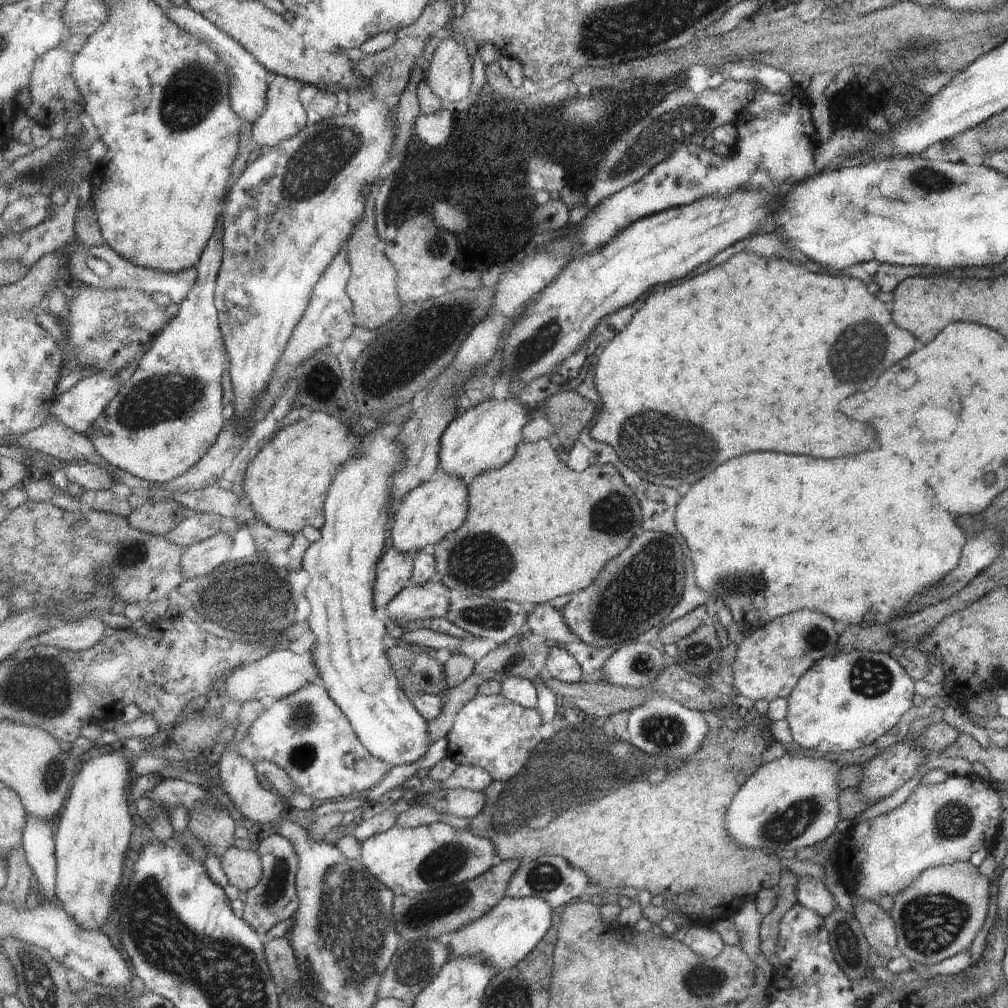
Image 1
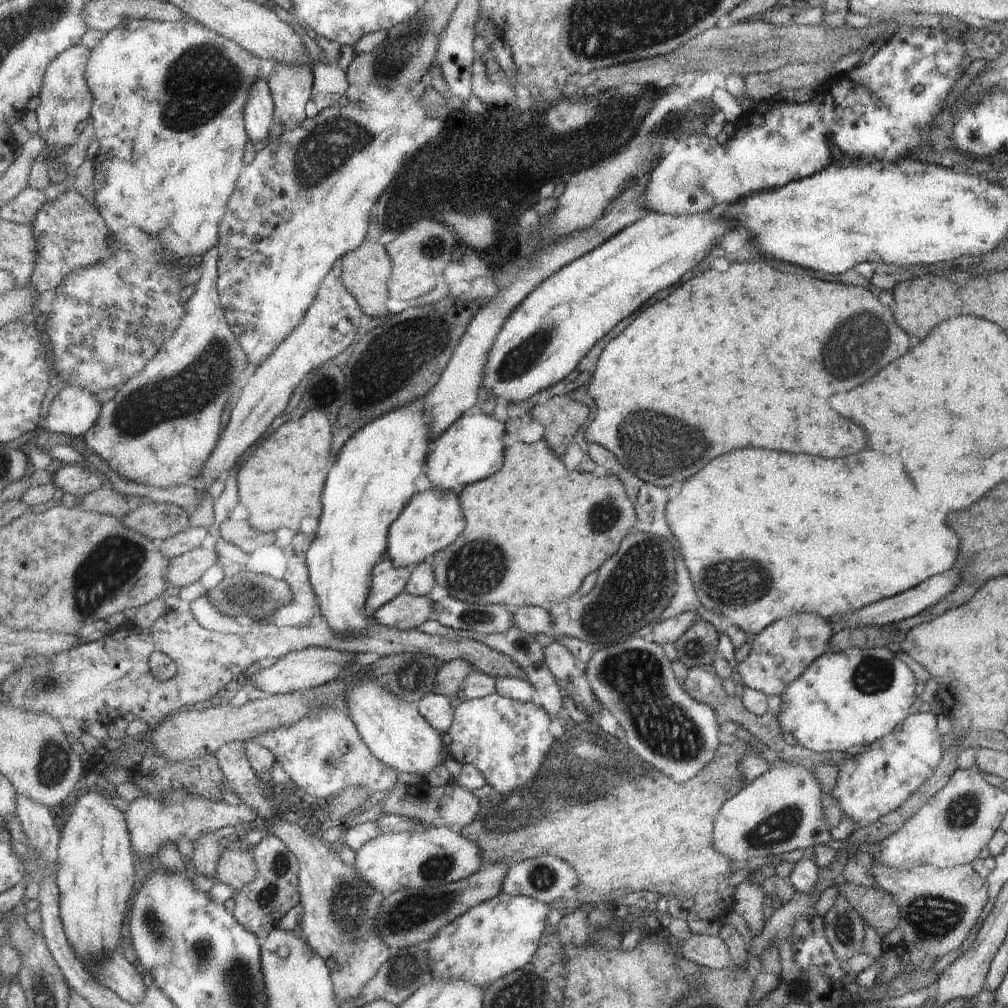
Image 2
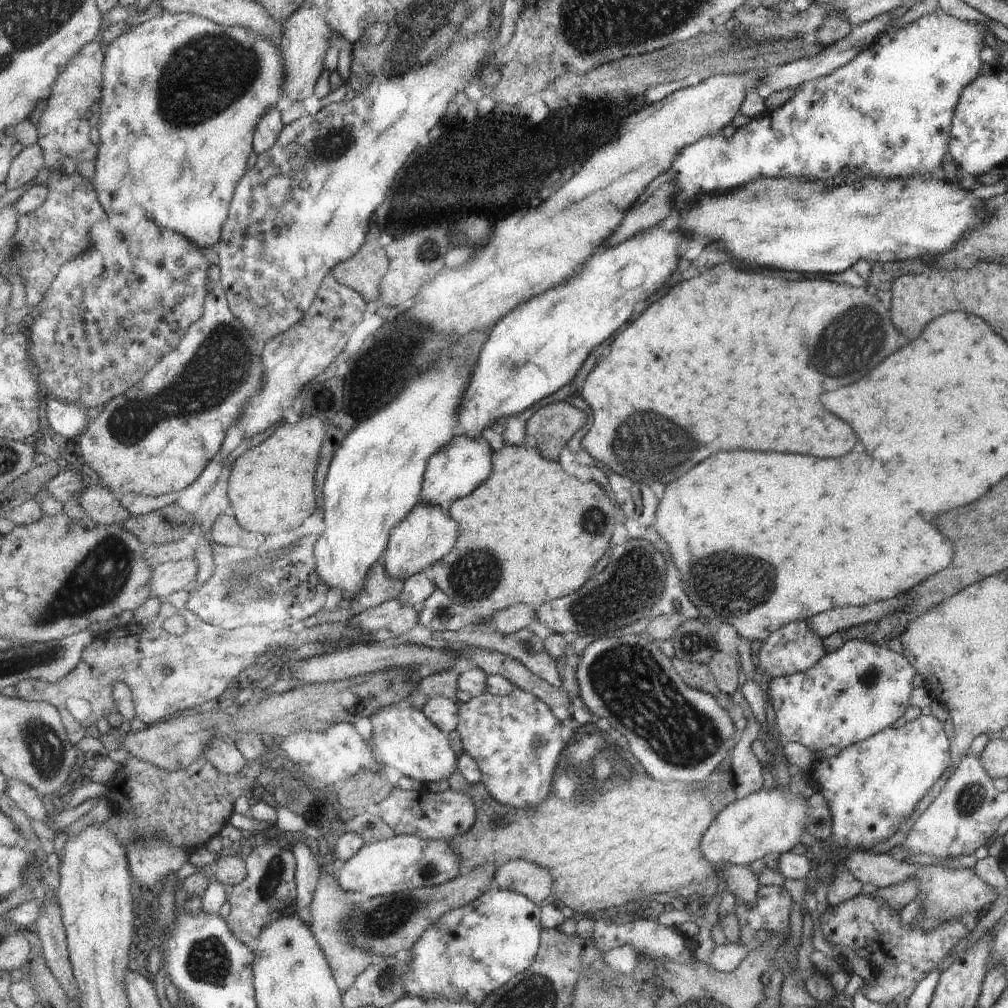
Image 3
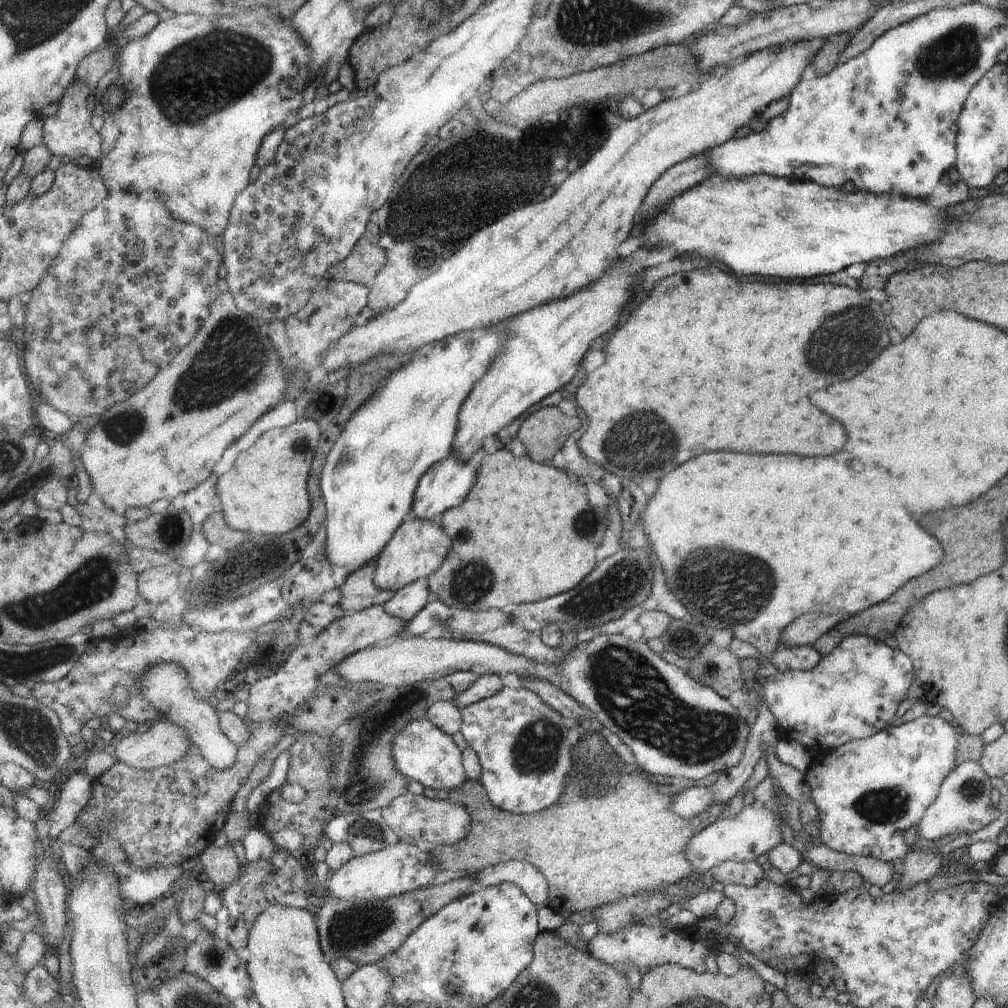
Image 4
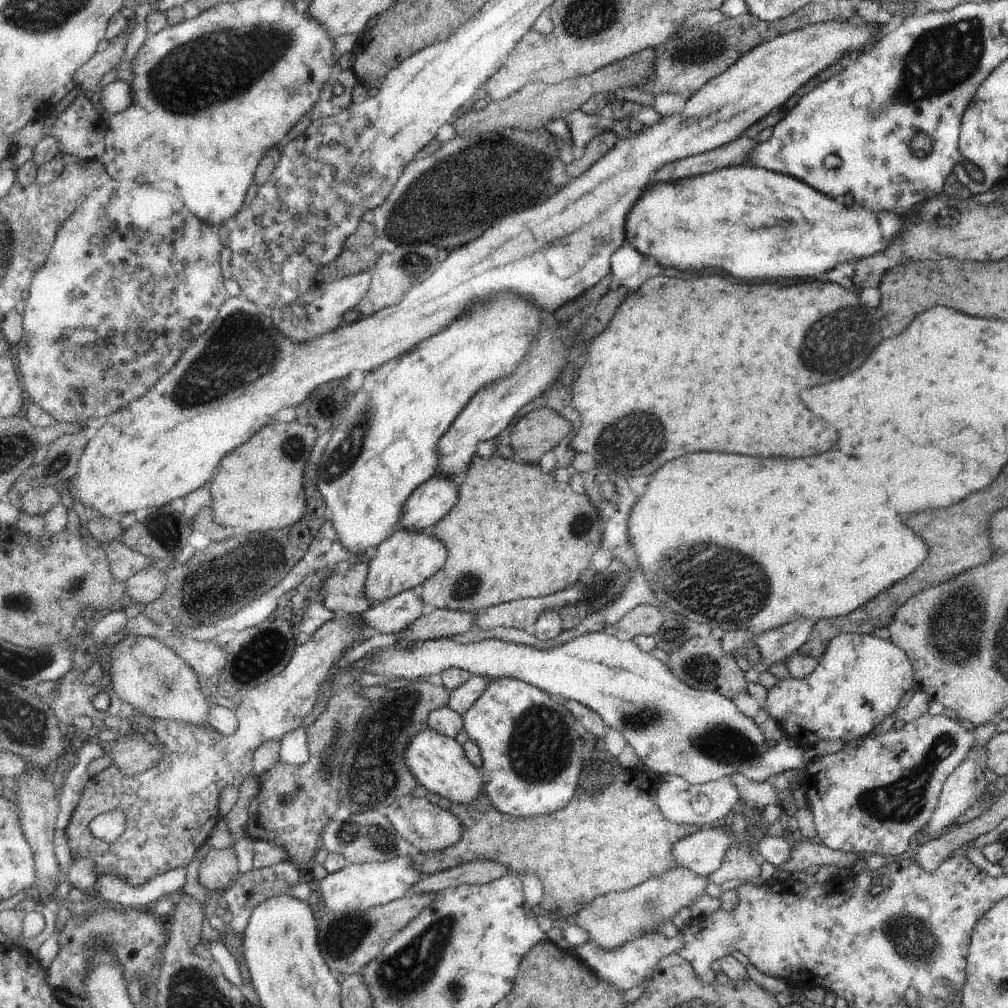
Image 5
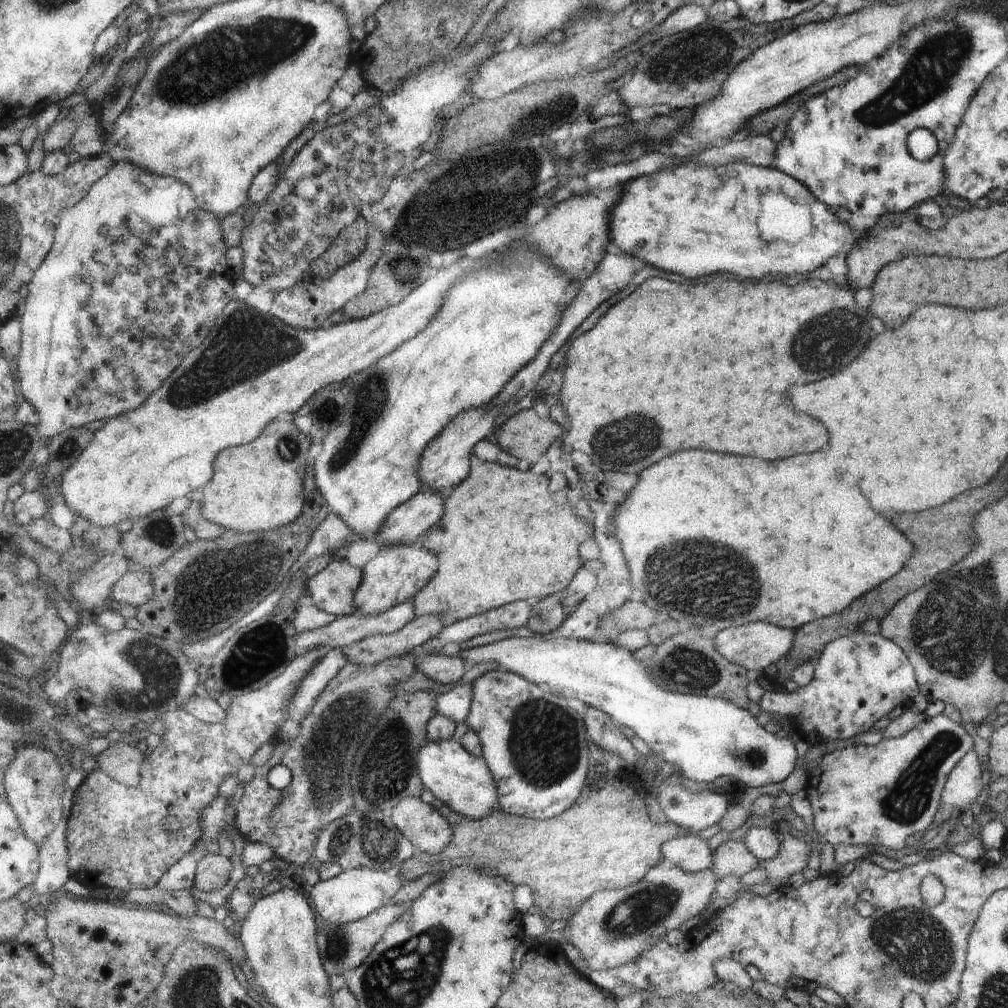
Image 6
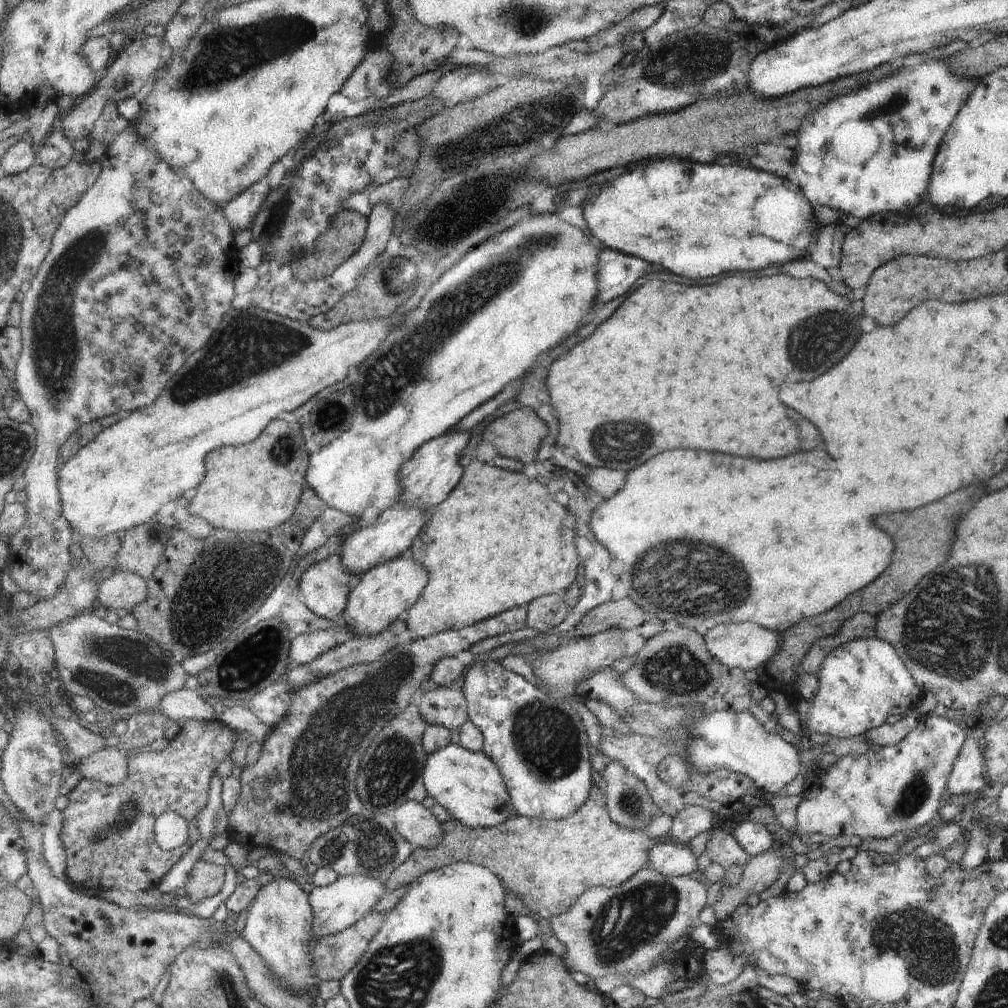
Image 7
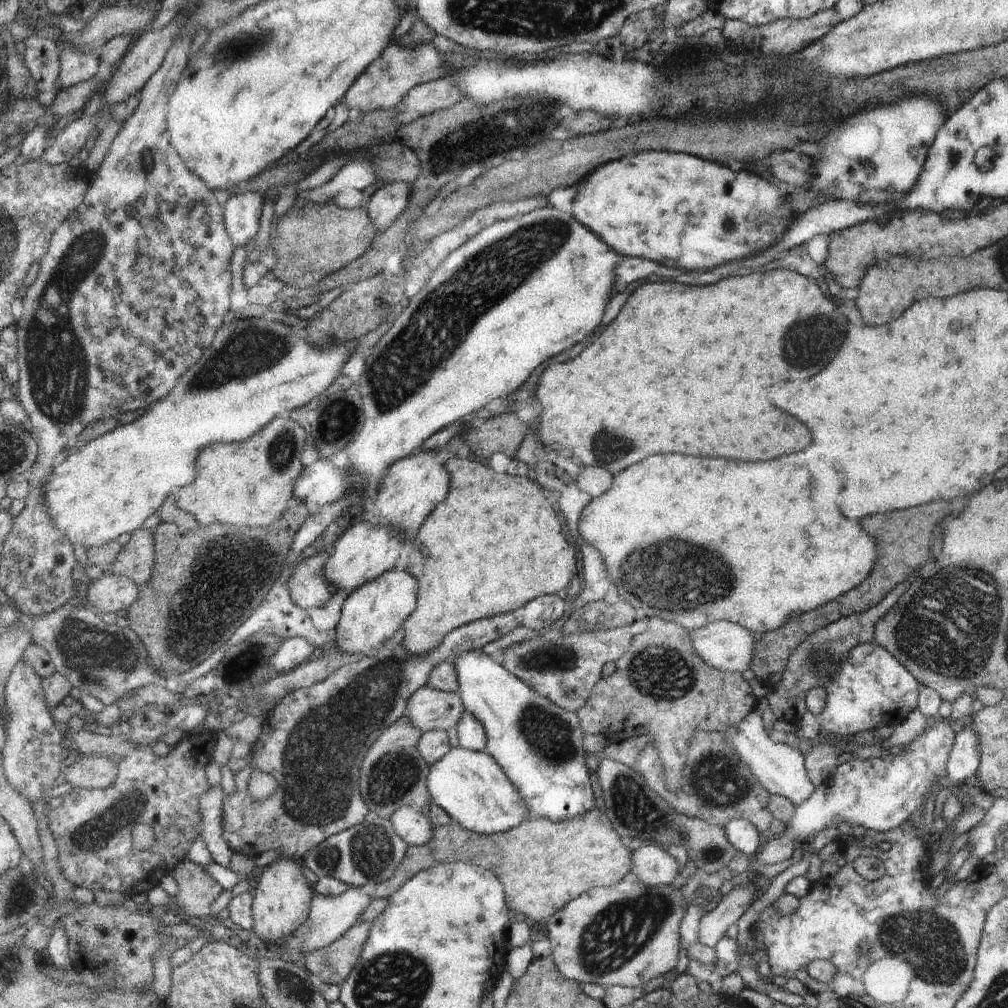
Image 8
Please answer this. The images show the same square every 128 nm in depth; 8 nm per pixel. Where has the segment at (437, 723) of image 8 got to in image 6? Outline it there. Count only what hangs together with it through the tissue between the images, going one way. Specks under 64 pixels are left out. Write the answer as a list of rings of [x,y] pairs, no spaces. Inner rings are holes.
[[[472,684],[450,687],[446,693],[436,694],[437,714],[459,722],[466,722],[472,705]]]

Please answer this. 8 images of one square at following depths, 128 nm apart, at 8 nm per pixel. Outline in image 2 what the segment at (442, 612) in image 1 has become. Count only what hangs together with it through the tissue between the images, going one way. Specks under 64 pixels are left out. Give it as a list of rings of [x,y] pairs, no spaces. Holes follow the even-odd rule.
[[[407,591],[372,615],[372,620],[402,631],[417,629],[424,622],[435,621],[436,618],[435,602],[431,598],[416,597]]]

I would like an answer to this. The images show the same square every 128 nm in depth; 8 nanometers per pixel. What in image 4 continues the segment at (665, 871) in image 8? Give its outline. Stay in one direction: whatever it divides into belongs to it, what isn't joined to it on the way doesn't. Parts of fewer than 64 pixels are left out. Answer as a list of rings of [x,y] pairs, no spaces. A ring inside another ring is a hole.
[[[754,801],[748,807],[743,807],[737,816],[715,821],[694,834],[687,843],[686,857],[701,878],[707,876],[708,870],[726,860],[753,861],[782,842],[779,823],[782,823],[779,814],[774,814],[772,810]]]

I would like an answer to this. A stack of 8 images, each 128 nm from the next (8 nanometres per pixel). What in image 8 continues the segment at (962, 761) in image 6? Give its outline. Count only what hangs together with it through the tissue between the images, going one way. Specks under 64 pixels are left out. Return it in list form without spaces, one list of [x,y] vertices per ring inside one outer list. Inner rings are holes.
[[[968,726],[954,734],[944,770],[952,785],[963,784],[975,774],[979,764],[979,743],[974,731]]]

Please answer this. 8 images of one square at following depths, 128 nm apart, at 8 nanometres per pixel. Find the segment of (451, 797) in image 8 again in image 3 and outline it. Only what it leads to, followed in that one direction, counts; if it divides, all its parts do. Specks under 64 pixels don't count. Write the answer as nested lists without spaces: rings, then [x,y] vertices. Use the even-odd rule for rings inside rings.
[[[405,704],[383,706],[370,717],[372,724],[371,745],[385,766],[394,767],[403,776],[421,784],[441,782],[458,768],[457,754],[453,752],[449,738],[417,708]]]

